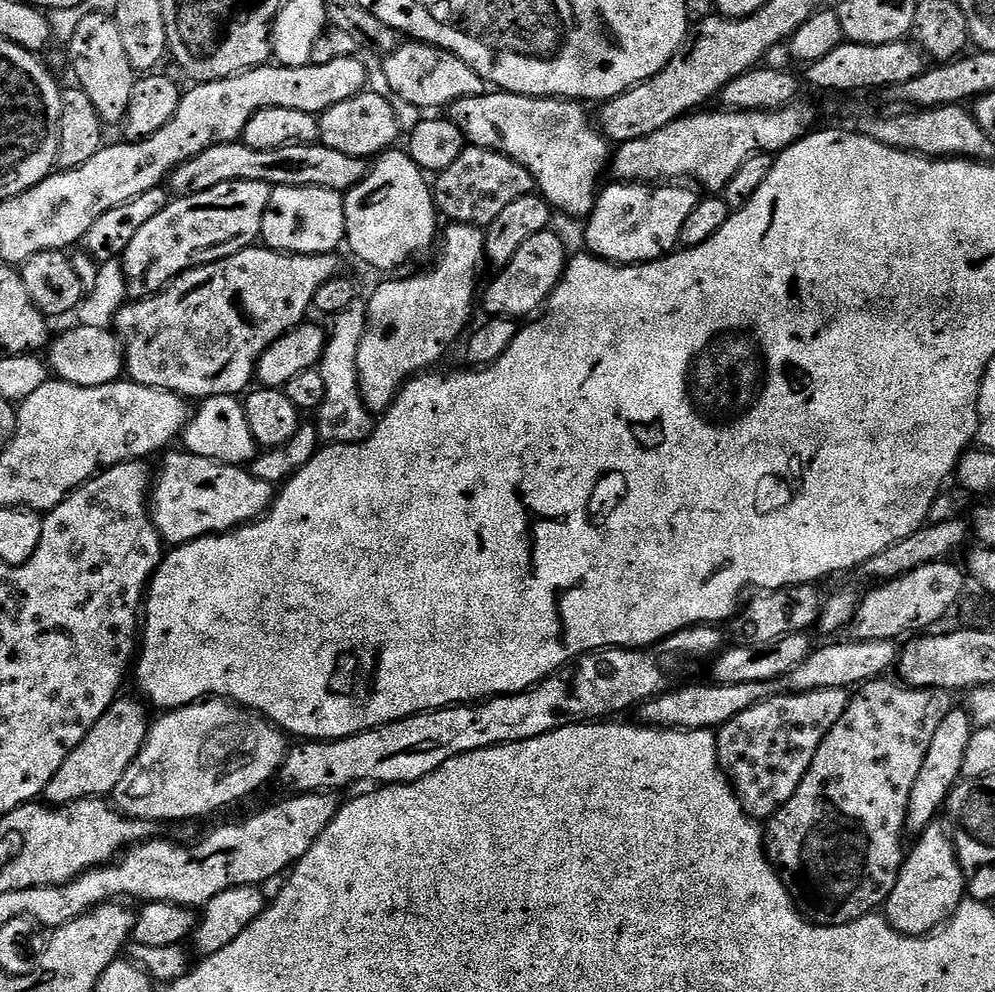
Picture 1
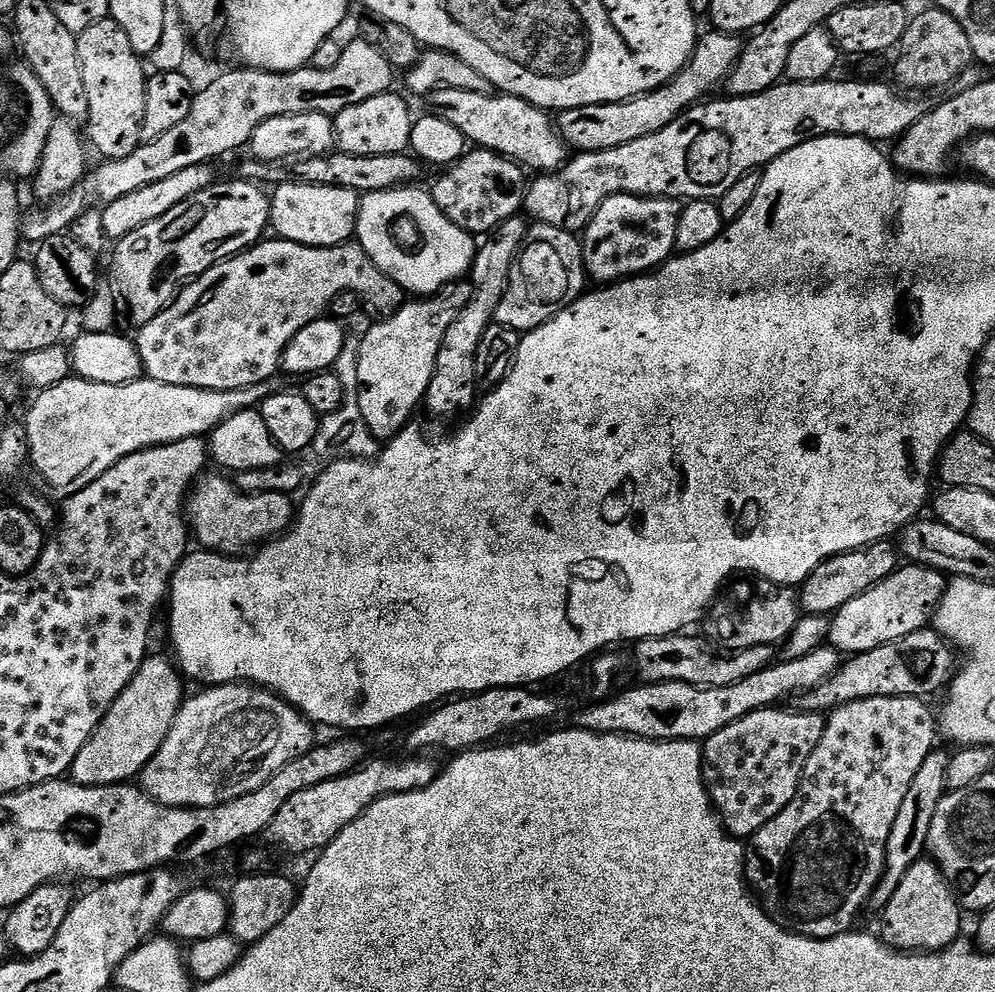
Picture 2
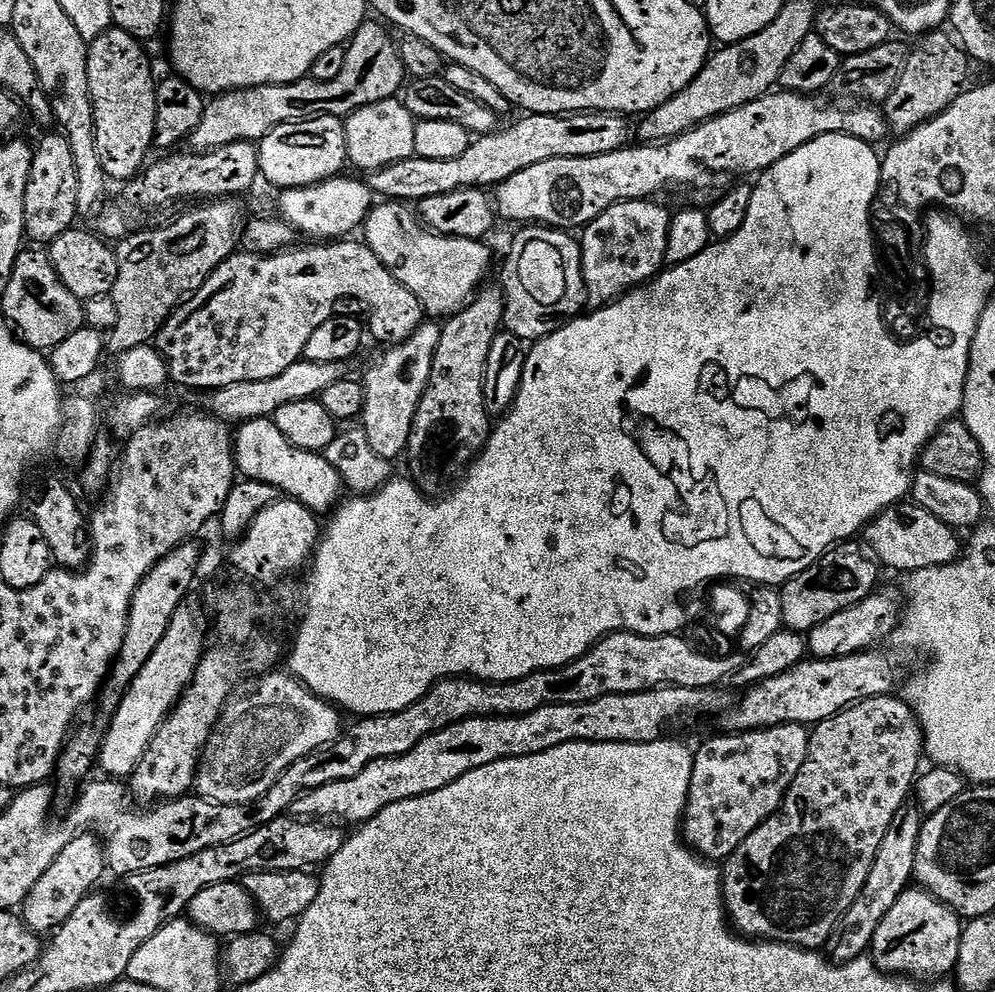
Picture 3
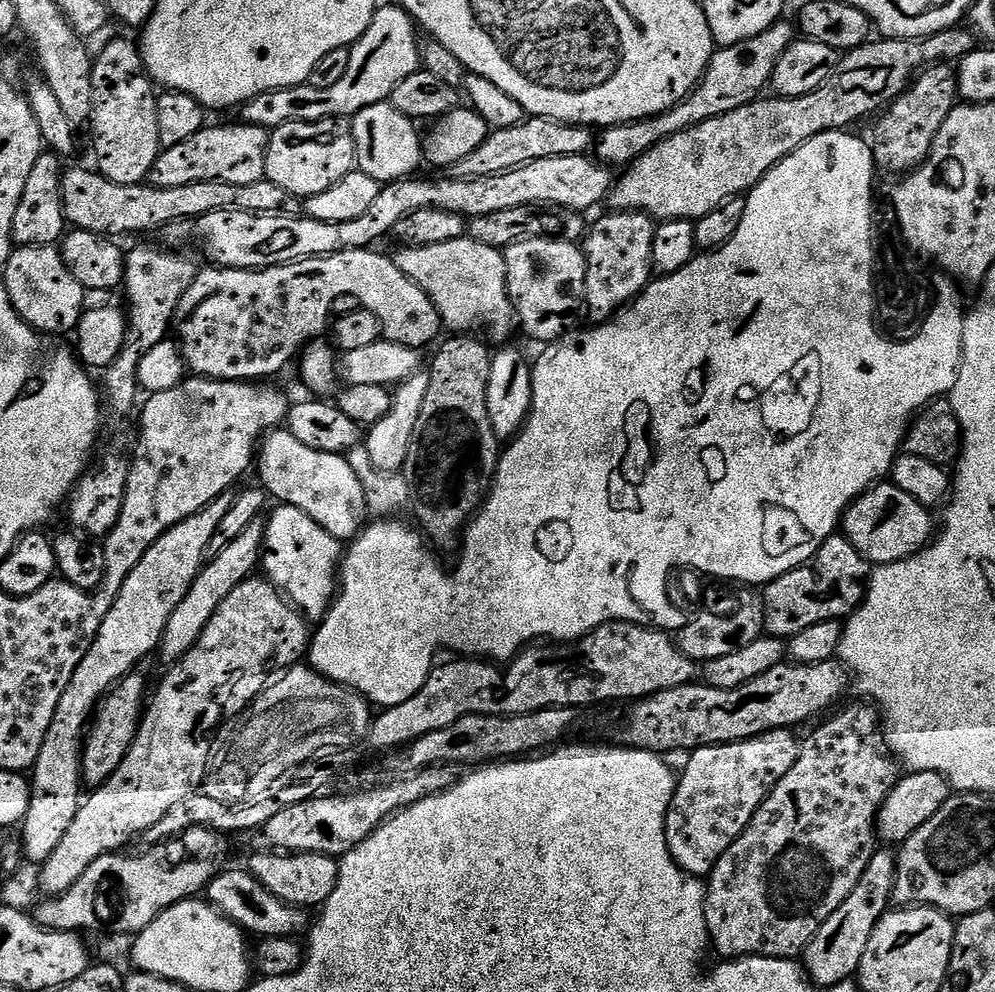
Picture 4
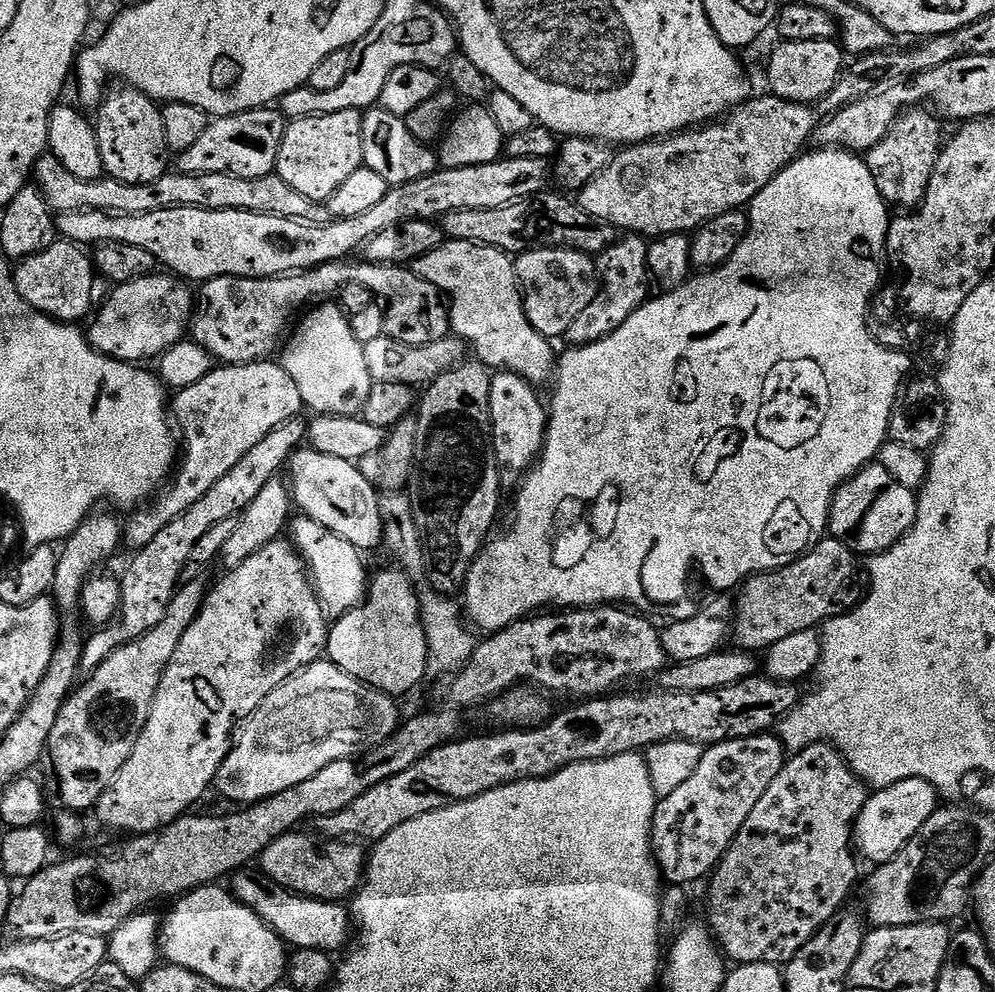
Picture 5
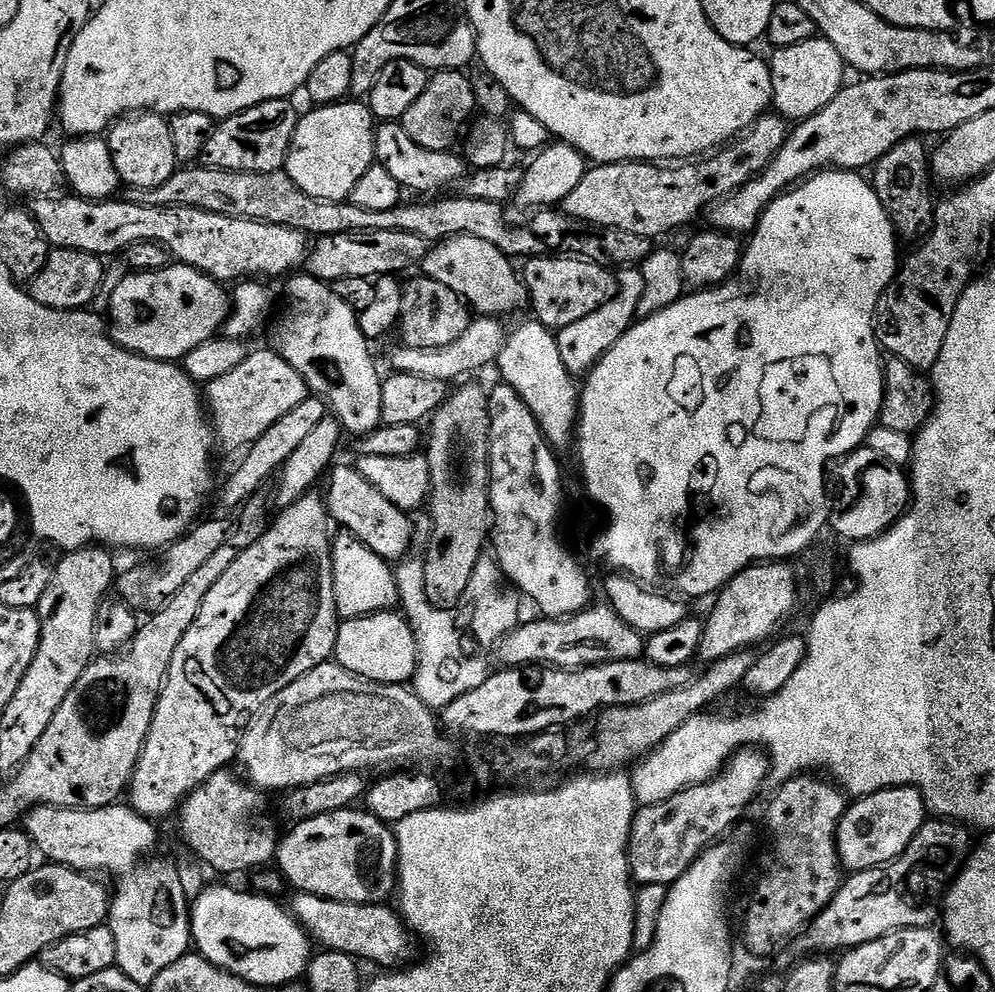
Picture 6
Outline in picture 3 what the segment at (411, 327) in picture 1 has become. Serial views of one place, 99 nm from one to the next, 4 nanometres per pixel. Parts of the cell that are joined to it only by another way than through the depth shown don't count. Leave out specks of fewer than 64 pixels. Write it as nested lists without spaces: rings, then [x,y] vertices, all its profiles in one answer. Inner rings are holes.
[[[436,322],[421,324],[418,330],[414,330],[414,334],[410,334],[410,338],[406,338],[400,344],[385,347],[381,351],[384,353],[369,366],[368,373],[362,376],[362,427],[366,438],[370,438],[370,446],[382,458],[396,462],[399,461],[399,456],[401,459],[407,453],[416,411],[430,382],[430,370],[434,354],[438,350],[440,330],[441,325]]]

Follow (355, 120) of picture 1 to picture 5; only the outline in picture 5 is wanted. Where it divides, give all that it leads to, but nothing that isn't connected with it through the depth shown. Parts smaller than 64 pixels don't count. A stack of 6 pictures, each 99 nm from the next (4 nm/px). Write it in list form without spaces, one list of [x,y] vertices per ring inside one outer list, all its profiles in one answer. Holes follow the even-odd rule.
[[[373,106],[363,113],[362,154],[363,167],[374,170],[380,177],[386,178],[390,186],[414,182],[426,178],[426,174],[435,172],[438,156],[429,145],[424,144],[414,134],[410,134],[407,119],[395,116],[379,106]]]

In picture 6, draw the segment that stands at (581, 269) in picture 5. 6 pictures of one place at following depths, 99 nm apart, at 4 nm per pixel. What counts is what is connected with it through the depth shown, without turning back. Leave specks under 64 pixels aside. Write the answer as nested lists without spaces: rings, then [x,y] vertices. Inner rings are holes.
[[[538,256],[527,261],[522,268],[522,279],[527,299],[532,300],[535,319],[549,330],[559,330],[574,322],[582,322],[586,314],[594,314],[614,291],[611,271],[594,262],[578,262],[565,256]]]

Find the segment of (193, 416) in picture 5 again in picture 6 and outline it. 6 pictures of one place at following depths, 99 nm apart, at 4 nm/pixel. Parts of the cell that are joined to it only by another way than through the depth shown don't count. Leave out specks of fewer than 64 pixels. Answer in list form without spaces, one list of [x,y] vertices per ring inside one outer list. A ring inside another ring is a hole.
[[[268,346],[263,348],[261,352],[249,351],[242,366],[206,385],[206,411],[219,447],[221,444],[224,448],[247,449],[255,440],[262,438],[278,418],[286,418],[286,414],[290,414],[290,410],[310,394],[303,378],[280,353]]]

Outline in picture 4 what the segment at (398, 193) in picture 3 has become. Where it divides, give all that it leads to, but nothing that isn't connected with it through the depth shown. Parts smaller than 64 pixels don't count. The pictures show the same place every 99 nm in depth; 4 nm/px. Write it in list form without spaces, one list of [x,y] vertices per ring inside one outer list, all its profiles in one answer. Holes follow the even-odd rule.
[[[545,116],[525,118],[518,126],[489,131],[486,142],[482,142],[474,154],[462,158],[462,162],[454,162],[450,175],[454,180],[473,180],[509,172],[535,160],[583,156],[593,147],[592,132],[591,127],[583,124],[564,124],[560,120],[547,120]]]

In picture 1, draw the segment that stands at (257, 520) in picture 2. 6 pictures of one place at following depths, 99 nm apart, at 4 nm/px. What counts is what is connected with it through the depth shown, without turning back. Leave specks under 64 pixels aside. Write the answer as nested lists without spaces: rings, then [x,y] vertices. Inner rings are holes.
[[[187,450],[179,451],[169,451],[163,457],[165,460],[160,464],[160,472],[158,468],[150,493],[152,520],[165,545],[179,546],[203,536],[230,532],[242,524],[261,519],[271,508],[277,489],[270,482],[254,478],[247,467],[219,464],[217,460],[193,456]]]

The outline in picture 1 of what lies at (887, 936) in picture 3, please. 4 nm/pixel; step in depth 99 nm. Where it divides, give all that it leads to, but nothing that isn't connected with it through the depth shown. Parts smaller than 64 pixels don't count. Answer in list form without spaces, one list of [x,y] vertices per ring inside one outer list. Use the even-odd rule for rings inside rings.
[[[942,822],[932,823],[924,833],[917,835],[914,842],[916,845],[911,845],[910,851],[904,857],[904,865],[898,874],[898,882],[894,882],[894,890],[890,890],[890,898],[886,905],[886,918],[891,922],[903,936],[926,936],[936,931],[937,928],[948,923],[952,919],[952,913],[958,910],[958,906],[966,899],[966,881],[964,878],[964,871],[960,865],[960,859],[956,853],[956,843],[952,840],[952,834],[949,825],[942,824]]]

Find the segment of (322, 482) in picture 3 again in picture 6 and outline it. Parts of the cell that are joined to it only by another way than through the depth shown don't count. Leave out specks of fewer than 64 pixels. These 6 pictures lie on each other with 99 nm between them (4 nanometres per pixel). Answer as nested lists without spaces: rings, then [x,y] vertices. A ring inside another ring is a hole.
[[[336,466],[331,469],[327,484],[328,512],[343,531],[358,537],[370,550],[374,550],[374,554],[389,562],[403,561],[409,555],[407,552],[412,544],[412,524],[408,520],[411,519],[401,508],[394,506],[390,498],[386,498],[374,486],[370,486],[370,482],[366,482],[362,473],[352,466]]]

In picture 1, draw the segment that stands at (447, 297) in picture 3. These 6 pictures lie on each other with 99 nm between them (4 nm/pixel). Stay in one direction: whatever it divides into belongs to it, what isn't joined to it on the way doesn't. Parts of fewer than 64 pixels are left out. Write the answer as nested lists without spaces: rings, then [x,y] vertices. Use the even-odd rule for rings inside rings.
[[[389,150],[379,157],[371,165],[368,177],[358,186],[354,186],[344,197],[344,235],[347,247],[352,247],[352,252],[364,264],[384,272],[380,274],[392,274],[395,268],[404,268],[415,256],[428,252],[432,243],[437,243],[438,228],[436,232],[436,220],[438,221],[438,209],[434,199],[433,189],[430,187],[429,177],[424,169],[412,161],[407,151]]]

